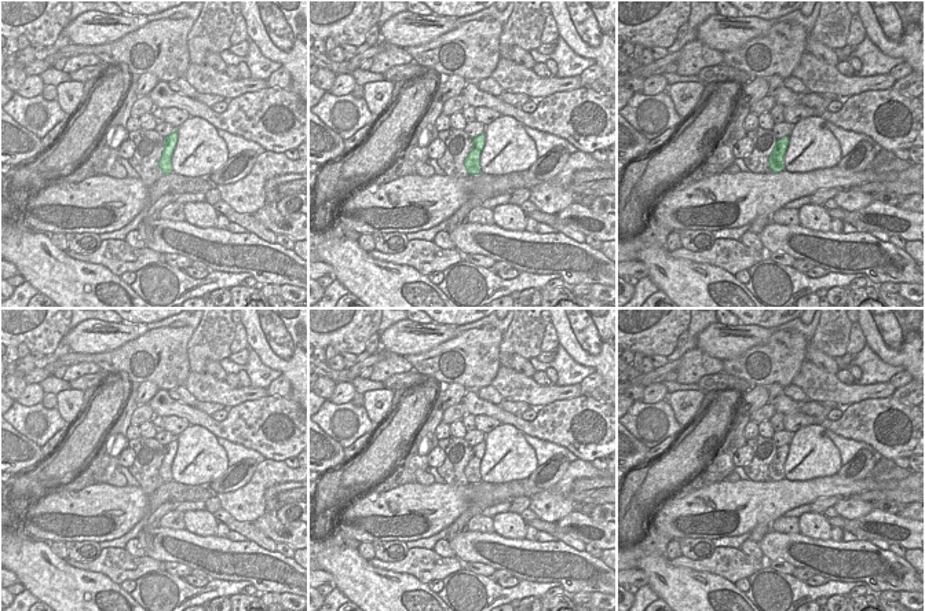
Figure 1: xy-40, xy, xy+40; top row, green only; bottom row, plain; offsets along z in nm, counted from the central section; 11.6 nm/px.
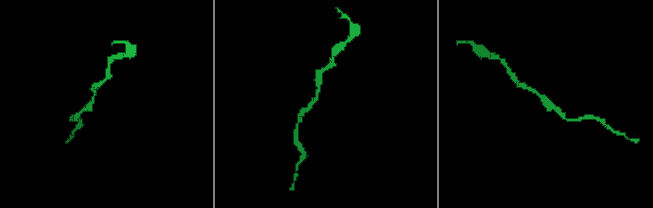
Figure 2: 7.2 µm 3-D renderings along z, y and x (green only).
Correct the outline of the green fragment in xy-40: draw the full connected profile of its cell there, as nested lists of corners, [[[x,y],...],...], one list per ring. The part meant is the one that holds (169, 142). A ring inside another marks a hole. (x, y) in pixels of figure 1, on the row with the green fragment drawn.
[[[176,129],[165,136],[164,139],[164,151],[161,154],[161,158],[158,161],[158,167],[162,171],[164,175],[172,173],[172,154],[178,143],[178,132]]]

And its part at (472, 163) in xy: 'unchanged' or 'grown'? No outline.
unchanged

